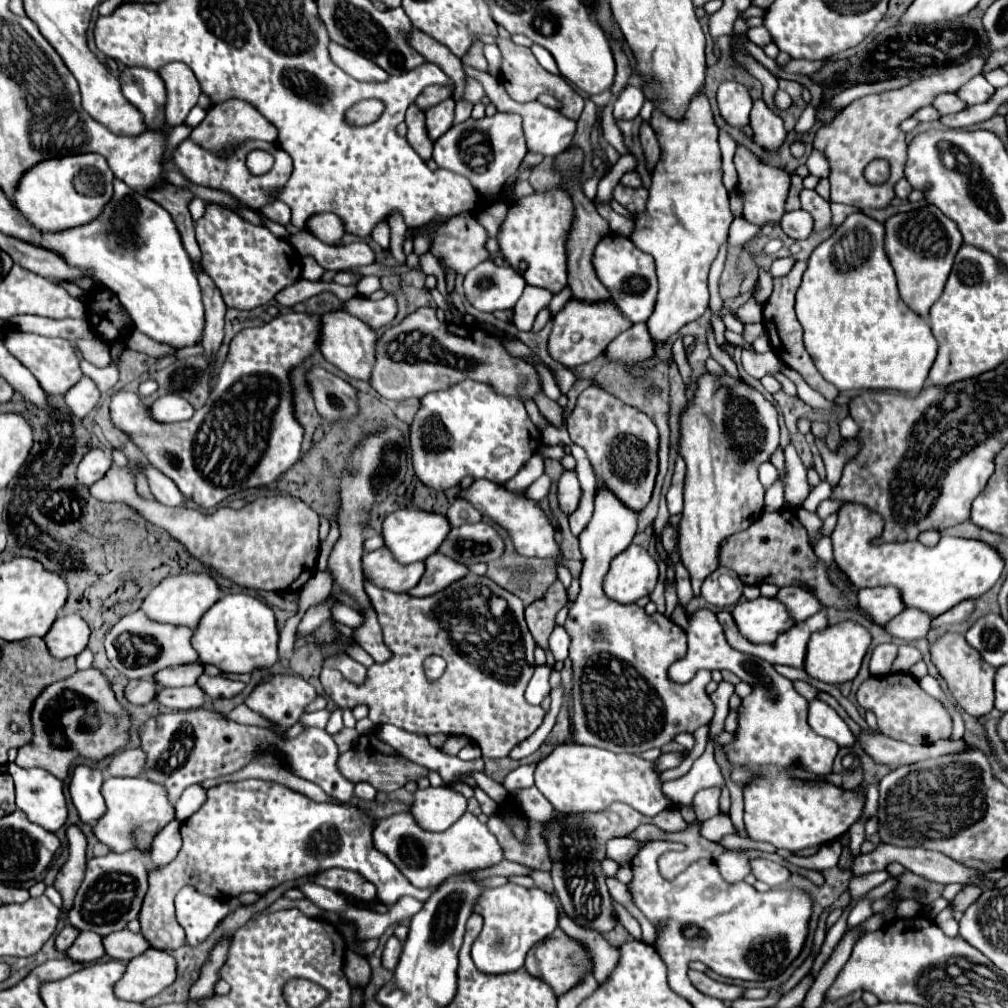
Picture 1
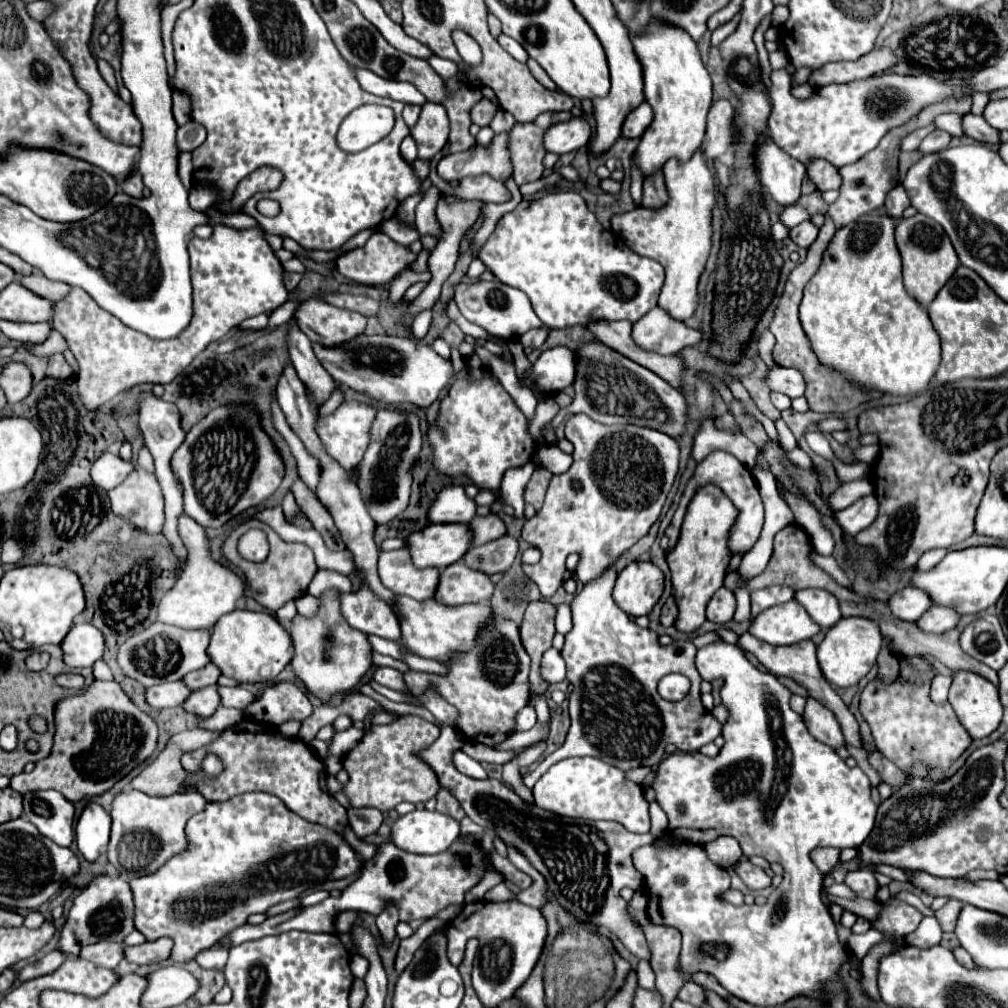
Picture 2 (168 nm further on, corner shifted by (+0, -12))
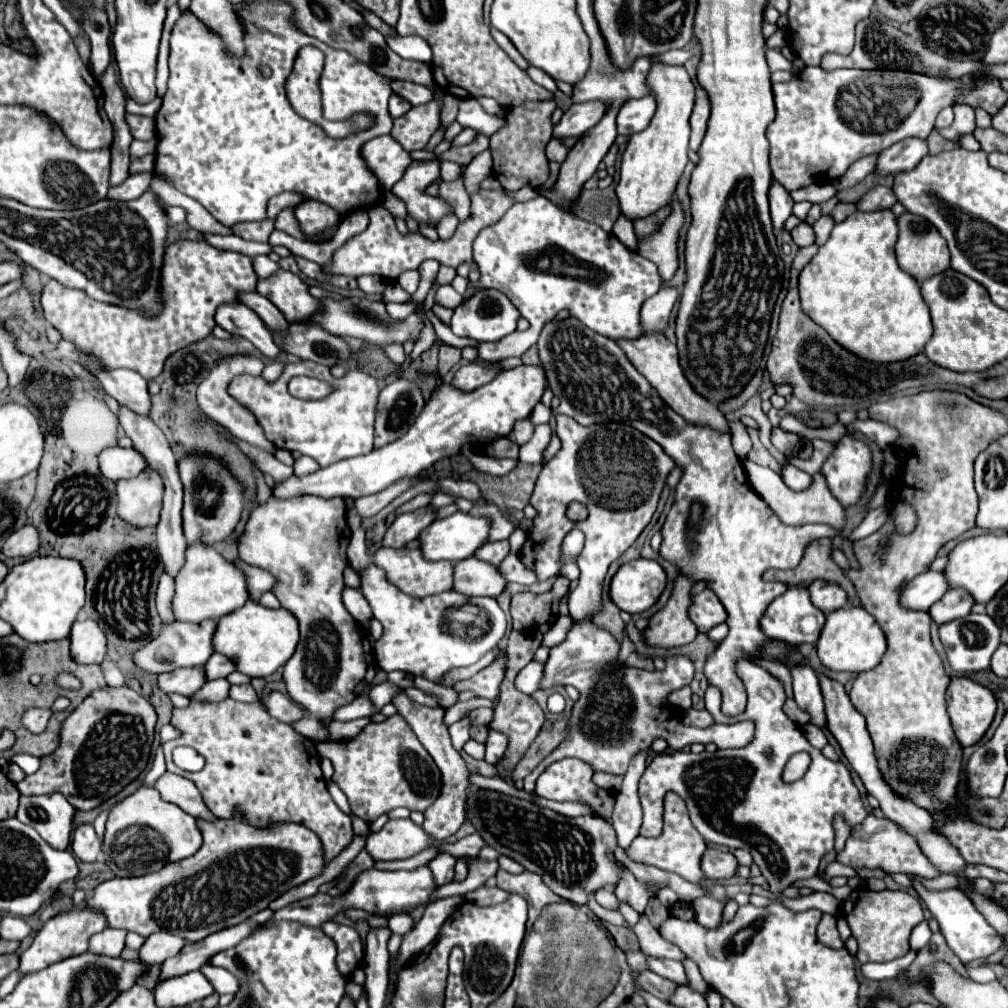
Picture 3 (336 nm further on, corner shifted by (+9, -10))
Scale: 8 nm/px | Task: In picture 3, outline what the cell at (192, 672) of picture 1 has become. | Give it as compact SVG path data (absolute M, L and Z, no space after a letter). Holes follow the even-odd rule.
M213 653L211 659L205 663L205 671L207 671L207 679L219 679L237 671L237 665L231 659L225 659L225 655Z

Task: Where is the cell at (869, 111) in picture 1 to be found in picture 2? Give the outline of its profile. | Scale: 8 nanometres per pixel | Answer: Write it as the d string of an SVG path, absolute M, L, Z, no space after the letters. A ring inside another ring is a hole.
M962 97L962 101L938 101L938 105L928 105L926 109L922 109L922 113L918 113L918 117L914 117L914 121L906 121L906 125L900 125L898 129L890 129L890 133L886 133L886 137L882 137L882 141L878 143L876 149L872 149L870 153L866 153L858 161L842 167L840 169L840 177L842 177L840 195L828 209L834 225L840 229L840 227L852 223L854 219L858 219L860 215L872 213L884 205L884 199L890 193L890 189L900 183L898 181L900 143L908 133L930 125L942 113L958 113L958 115L970 113L970 105L972 105L972 97Z

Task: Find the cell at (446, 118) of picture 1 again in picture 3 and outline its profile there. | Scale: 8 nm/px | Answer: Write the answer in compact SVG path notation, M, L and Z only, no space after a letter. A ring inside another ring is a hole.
M435 101L419 107L411 107L405 115L393 121L393 131L389 133L395 137L405 151L425 149L429 137L439 127L439 105Z

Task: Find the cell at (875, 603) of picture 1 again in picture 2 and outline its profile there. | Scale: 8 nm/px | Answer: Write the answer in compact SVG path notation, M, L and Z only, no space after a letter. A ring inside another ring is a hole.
M906 587L890 595L886 605L890 607L890 611L894 611L894 617L902 621L918 621L918 617L932 605L932 601L924 591L916 587Z

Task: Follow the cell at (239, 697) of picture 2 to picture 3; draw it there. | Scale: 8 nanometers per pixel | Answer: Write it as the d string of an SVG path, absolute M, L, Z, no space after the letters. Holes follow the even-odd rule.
M231 685L231 699L243 701L243 703L253 703L259 699L259 695L251 685Z

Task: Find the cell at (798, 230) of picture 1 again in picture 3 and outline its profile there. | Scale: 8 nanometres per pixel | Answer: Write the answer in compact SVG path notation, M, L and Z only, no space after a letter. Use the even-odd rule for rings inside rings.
M801 223L801 227L795 227L791 231L793 235L793 241L799 245L799 247L807 247L807 245L813 245L815 243L815 233L813 233L813 227L807 225L807 223Z

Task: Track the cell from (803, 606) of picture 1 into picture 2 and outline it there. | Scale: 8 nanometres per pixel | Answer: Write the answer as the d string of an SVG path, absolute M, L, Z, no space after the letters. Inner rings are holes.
M800 589L794 593L794 599L806 607L808 615L822 627L830 629L834 623L842 619L838 601L834 595L830 595L824 589Z

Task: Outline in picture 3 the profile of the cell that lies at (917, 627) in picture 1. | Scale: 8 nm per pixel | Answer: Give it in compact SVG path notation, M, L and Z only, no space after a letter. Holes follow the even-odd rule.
M949 589L933 607L929 609L929 615L937 625L943 625L947 621L965 617L971 613L971 607L975 605L975 599L965 589Z

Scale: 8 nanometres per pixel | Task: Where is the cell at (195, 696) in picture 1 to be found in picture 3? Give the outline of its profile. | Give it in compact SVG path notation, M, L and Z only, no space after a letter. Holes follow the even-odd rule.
M217 679L217 681L207 681L195 695L193 699L197 701L223 701L229 697L229 681L227 679Z

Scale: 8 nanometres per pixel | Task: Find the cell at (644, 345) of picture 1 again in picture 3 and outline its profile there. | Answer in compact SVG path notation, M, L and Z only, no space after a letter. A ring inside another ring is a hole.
M663 285L657 295L647 299L641 309L641 325L645 333L649 331L665 331L669 323L669 315L673 311L673 305L679 297L679 291L671 285Z

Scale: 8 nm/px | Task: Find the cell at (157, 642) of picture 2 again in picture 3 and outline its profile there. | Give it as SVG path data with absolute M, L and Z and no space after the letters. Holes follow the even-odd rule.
M213 619L203 621L203 623L173 623L163 627L163 631L151 639L143 649L135 651L135 663L137 667L145 669L147 673L167 673L177 667L195 667L195 665L205 665L209 655L213 655L213 635L215 635L217 623Z

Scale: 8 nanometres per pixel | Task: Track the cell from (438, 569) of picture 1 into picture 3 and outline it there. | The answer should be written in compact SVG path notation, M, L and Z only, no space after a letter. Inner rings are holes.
M467 557L455 565L455 587L453 589L463 595L499 597L505 585L507 585L507 579L499 573L499 569L477 557Z

